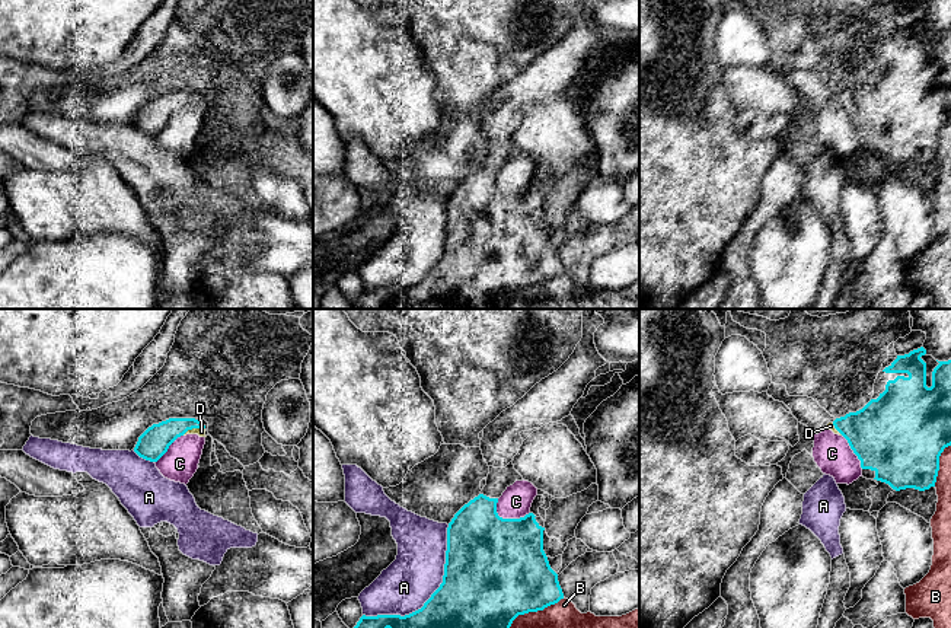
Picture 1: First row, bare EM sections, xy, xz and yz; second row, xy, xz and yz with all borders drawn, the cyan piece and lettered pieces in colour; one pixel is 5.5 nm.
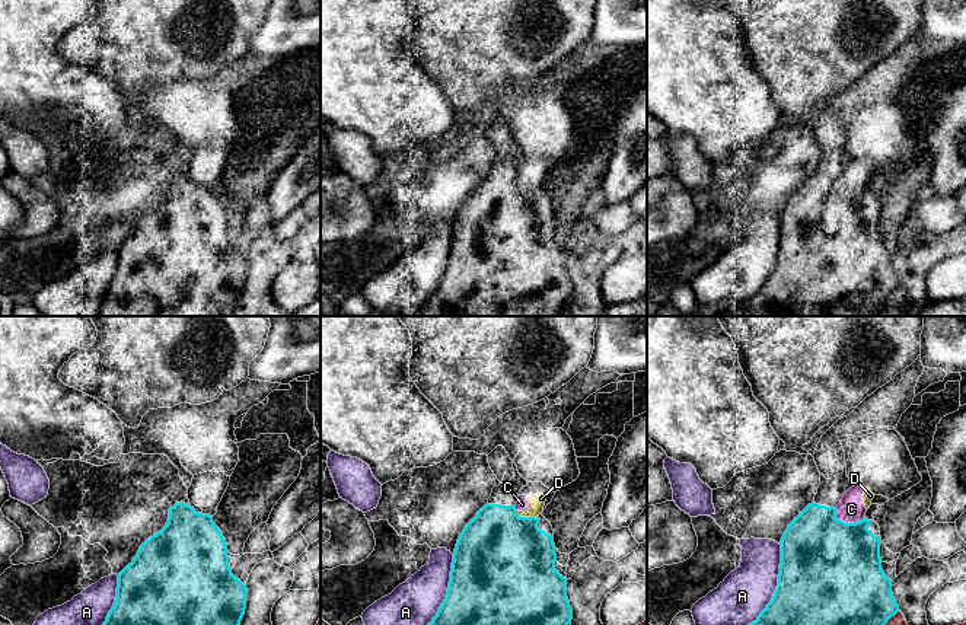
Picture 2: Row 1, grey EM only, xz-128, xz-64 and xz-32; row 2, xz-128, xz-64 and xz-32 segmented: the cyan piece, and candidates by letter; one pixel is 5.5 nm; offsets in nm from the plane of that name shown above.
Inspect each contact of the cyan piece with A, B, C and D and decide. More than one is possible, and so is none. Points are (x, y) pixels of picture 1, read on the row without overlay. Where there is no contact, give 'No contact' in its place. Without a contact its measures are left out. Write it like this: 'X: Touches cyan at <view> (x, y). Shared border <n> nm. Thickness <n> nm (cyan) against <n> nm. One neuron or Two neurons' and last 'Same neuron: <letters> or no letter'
A: Touches cyan at xz (431, 268). Shared border 700 nm. Thickness 500 nm (cyan) against 280 nm. Two neurons
B: Touches cyan at yz (938, 139). Shared border 240 nm. Thickness 460 nm (cyan) against 90 nm. Two neurons
C: Touches cyan at xz (506, 193). Shared border 200 nm. Thickness 500 nm (cyan) against 170 nm. Two neurons
D: Touches cyan at xy (192, 101). Shared border 130 nm. Thickness 170 nm (cyan) against 50 nm. Two neurons
Same neuron: no letter

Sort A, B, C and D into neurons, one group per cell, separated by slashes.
A / B / C D

